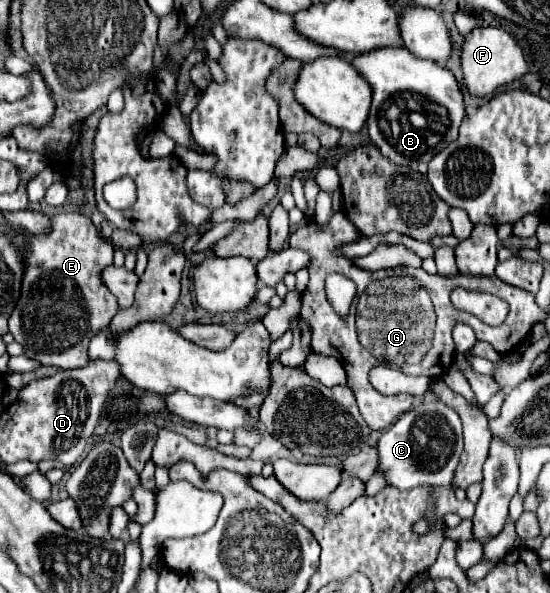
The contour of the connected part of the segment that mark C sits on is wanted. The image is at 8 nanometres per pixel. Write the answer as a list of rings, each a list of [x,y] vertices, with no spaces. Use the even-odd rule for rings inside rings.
[[[435,399],[423,401],[411,411],[403,413],[377,441],[379,449],[379,471],[385,473],[389,485],[401,491],[413,489],[415,485],[431,483],[439,487],[453,487],[453,475],[463,449],[461,417],[453,407]]]

